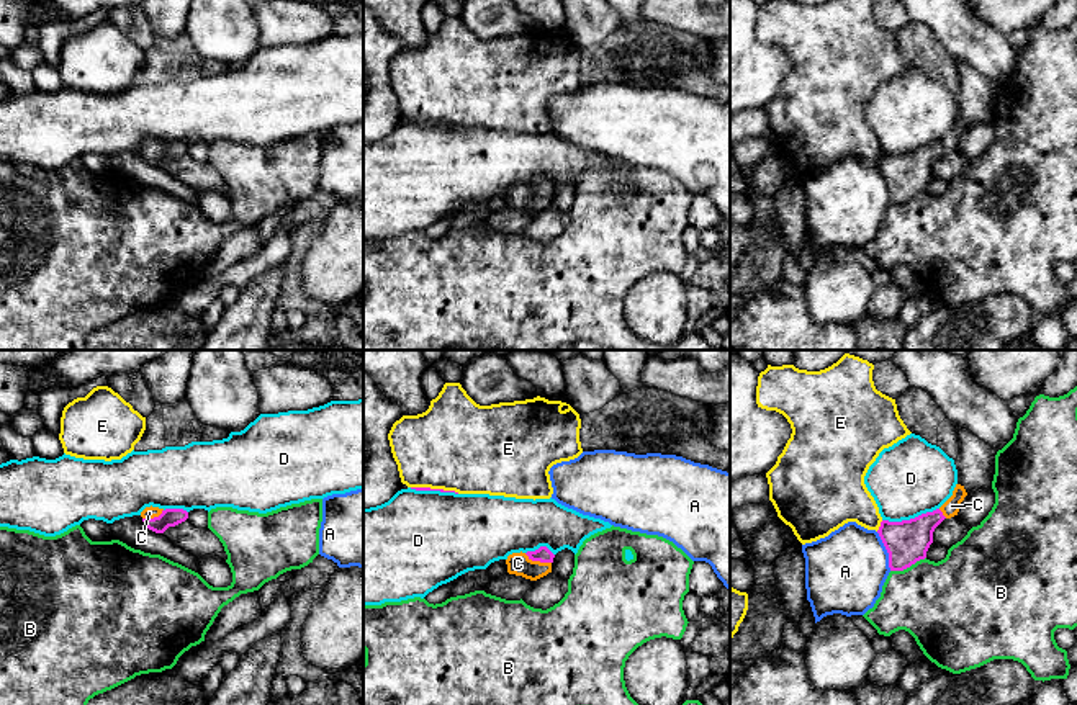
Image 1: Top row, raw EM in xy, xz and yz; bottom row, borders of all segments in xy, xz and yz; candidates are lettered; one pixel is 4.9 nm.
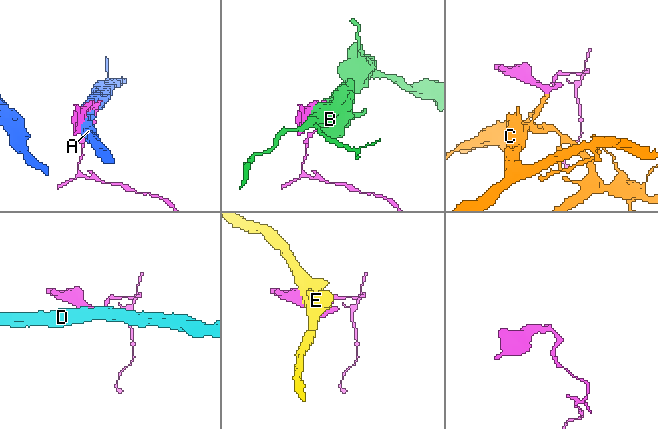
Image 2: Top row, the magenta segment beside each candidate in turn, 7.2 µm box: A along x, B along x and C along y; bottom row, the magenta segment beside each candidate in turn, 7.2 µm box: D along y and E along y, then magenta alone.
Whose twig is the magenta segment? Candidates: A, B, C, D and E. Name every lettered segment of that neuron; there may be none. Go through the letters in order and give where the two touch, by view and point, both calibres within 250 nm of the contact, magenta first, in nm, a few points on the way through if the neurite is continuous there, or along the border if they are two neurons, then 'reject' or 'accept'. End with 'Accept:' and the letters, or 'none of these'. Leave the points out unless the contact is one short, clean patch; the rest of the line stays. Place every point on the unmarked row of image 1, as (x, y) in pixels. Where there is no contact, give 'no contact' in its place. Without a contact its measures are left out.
A: yz (887, 185) | 220/400 nm | reject
B: yz (907, 200) | 220/420 nm | reject
C: xz (537, 193) | 80/110 nm | across xz (544, 188), (537, 193), (518, 197) | accept
D: yz (910, 152) | 220/360 nm | reject
E: xz (436, 123) | 20/460 nm | reject
Accept: C

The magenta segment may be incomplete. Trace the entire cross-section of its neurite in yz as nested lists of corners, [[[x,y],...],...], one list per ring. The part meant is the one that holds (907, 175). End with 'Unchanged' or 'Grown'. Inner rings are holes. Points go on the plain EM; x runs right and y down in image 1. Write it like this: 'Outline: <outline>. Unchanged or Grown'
Outline: [[[956,118],[953,129],[933,146],[902,155],[882,154],[877,167],[889,186],[890,204],[904,204],[917,195],[925,193],[933,177],[935,162],[944,152],[958,149],[966,129],[964,119]]]. Grown

